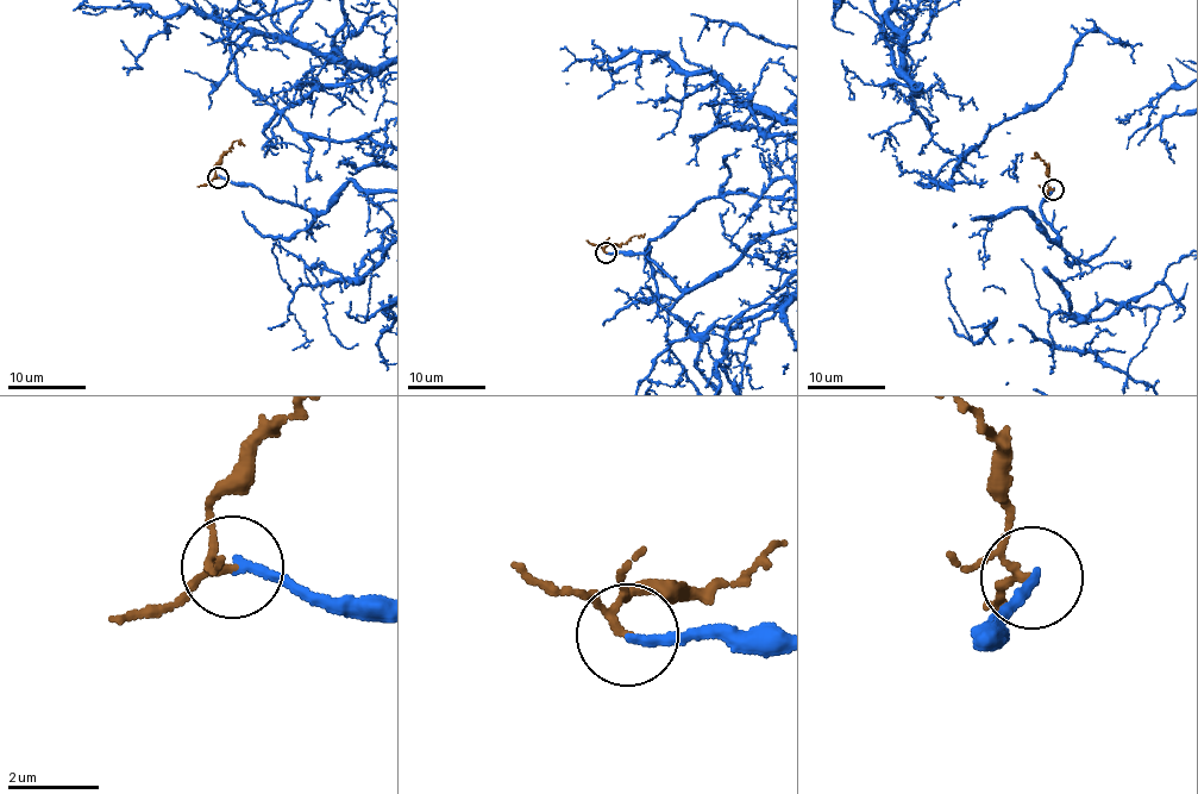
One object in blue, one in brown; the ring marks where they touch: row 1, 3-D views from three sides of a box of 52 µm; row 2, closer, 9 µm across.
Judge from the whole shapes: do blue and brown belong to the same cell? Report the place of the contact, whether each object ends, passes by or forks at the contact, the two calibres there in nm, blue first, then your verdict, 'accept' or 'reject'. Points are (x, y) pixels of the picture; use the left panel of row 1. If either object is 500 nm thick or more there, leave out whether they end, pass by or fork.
(218, 177) | blue ends | brown forks | 220/110 nm | accept

